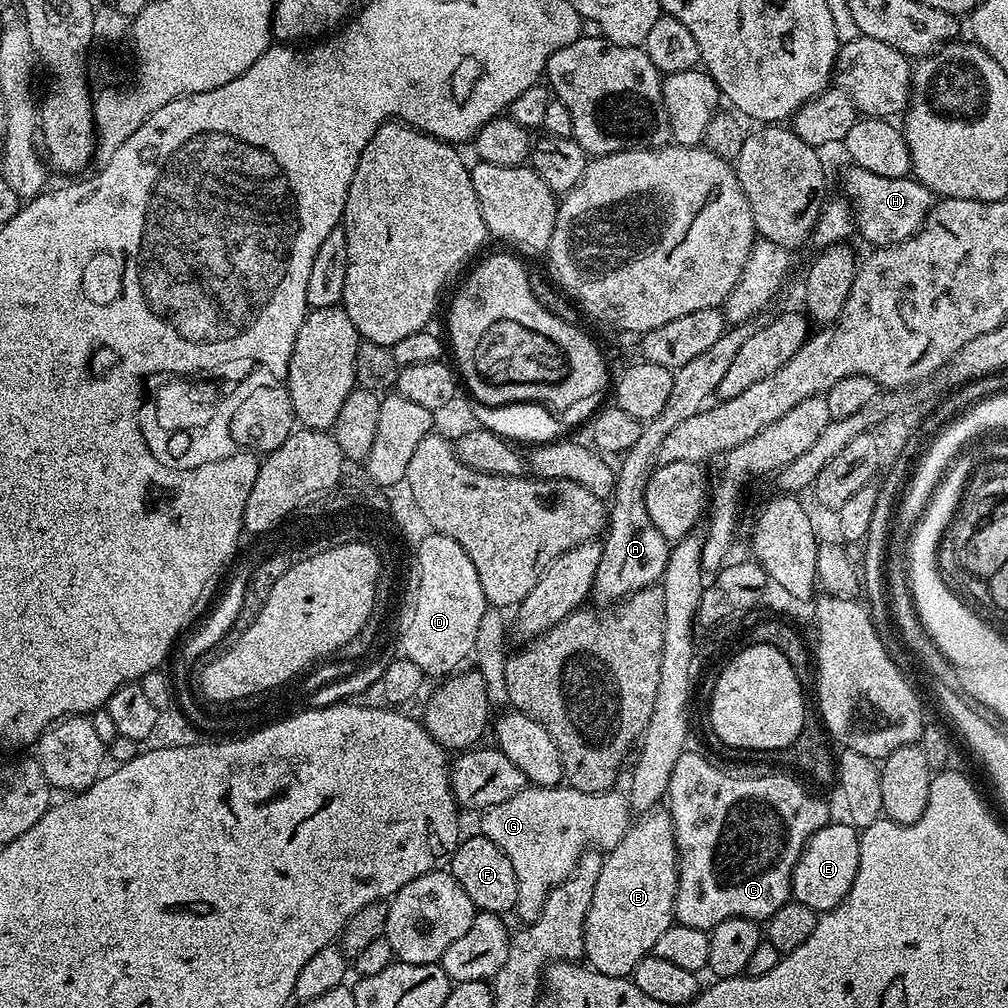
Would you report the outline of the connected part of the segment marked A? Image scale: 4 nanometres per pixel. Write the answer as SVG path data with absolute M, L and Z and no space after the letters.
M752 322L725 327L722 338L718 338L714 346L709 346L703 354L697 354L691 362L686 362L686 366L675 369L672 374L670 399L666 406L662 406L662 414L647 421L638 442L634 442L634 446L630 446L630 450L619 457L620 466L618 464L615 469L615 493L610 500L610 511L606 516L607 532L602 540L602 562L598 562L598 570L592 583L595 599L616 602L663 581L668 565L670 541L664 537L662 530L658 530L658 526L654 526L654 522L650 522L647 502L648 480L657 467L662 441L666 434L670 434L670 430L674 430L674 426L701 412L716 396L722 378L726 378L726 370L730 370L738 350L756 329L757 325Z

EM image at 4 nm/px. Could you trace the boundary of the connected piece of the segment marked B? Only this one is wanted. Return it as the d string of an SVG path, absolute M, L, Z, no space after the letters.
M653 810L637 819L618 846L604 856L602 874L598 874L584 923L583 959L594 972L631 977L638 962L655 949L658 938L674 922L680 855L676 852L672 813L660 811Z

